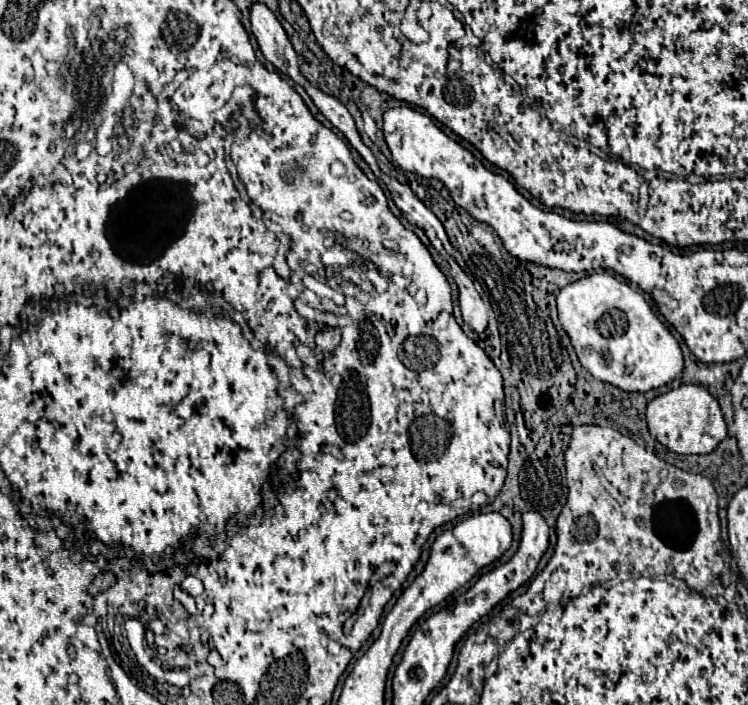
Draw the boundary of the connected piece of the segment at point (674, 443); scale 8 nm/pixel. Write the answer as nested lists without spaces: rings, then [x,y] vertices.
[[[680,385],[654,397],[646,407],[646,421],[650,435],[680,455],[710,453],[726,437],[726,423],[720,405],[702,385]]]

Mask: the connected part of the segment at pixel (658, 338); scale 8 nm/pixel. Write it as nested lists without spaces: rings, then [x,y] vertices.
[[[606,271],[586,275],[580,281],[562,287],[558,293],[558,317],[560,317],[560,325],[564,327],[564,331],[572,341],[572,347],[582,367],[586,367],[586,371],[592,377],[604,383],[610,383],[622,391],[646,393],[650,389],[658,389],[670,383],[682,373],[684,359],[678,341],[672,337],[666,325],[654,315],[654,311],[638,291],[630,289],[624,281],[618,281]]]

